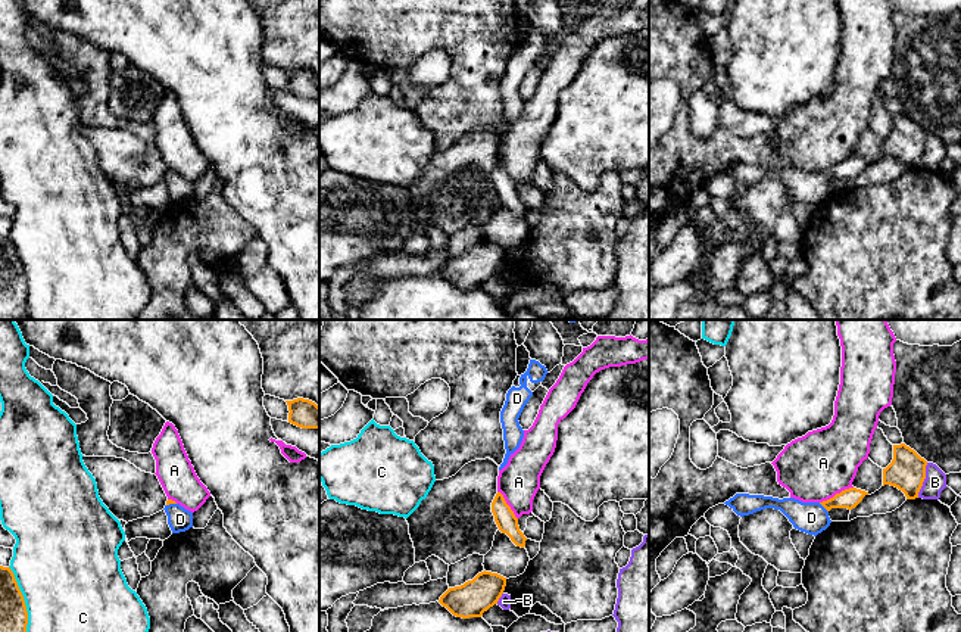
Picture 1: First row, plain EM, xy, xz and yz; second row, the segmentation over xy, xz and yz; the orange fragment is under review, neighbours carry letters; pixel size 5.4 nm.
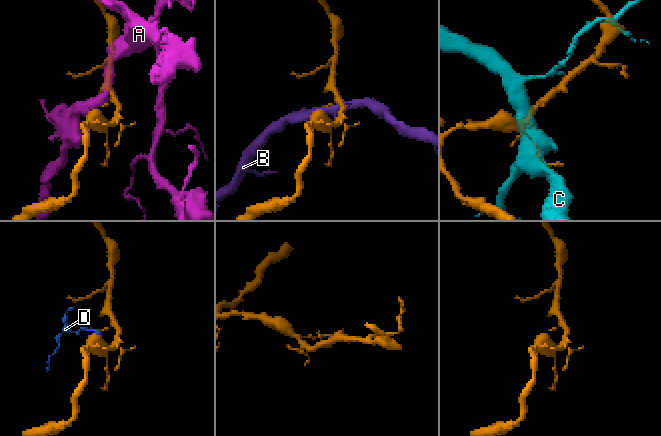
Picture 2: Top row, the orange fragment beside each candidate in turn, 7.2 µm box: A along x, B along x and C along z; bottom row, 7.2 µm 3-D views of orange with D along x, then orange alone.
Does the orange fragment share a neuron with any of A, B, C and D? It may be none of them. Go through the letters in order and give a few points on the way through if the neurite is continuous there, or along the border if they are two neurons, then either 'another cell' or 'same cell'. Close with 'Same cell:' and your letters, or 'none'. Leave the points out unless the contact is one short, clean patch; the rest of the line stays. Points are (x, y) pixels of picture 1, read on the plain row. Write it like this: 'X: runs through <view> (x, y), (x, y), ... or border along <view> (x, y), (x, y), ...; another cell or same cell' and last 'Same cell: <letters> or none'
A: border along yz (852, 156), (820, 173); another cell
B: border along yz (927, 133), (924, 151), (917, 167); another cell
C: another cell
D: runs through yz (849, 168), (823, 176), (811, 187); same cell
Same cell: D

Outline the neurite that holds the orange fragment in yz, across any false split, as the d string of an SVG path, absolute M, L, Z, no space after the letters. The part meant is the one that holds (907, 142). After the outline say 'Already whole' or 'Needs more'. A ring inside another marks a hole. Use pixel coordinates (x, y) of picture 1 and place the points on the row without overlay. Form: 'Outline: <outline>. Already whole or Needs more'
Outline: M905 113L893 115L893 130L883 138L883 156L895 156L907 169L915 169L926 149L926 136L927 131Z. Already whole

